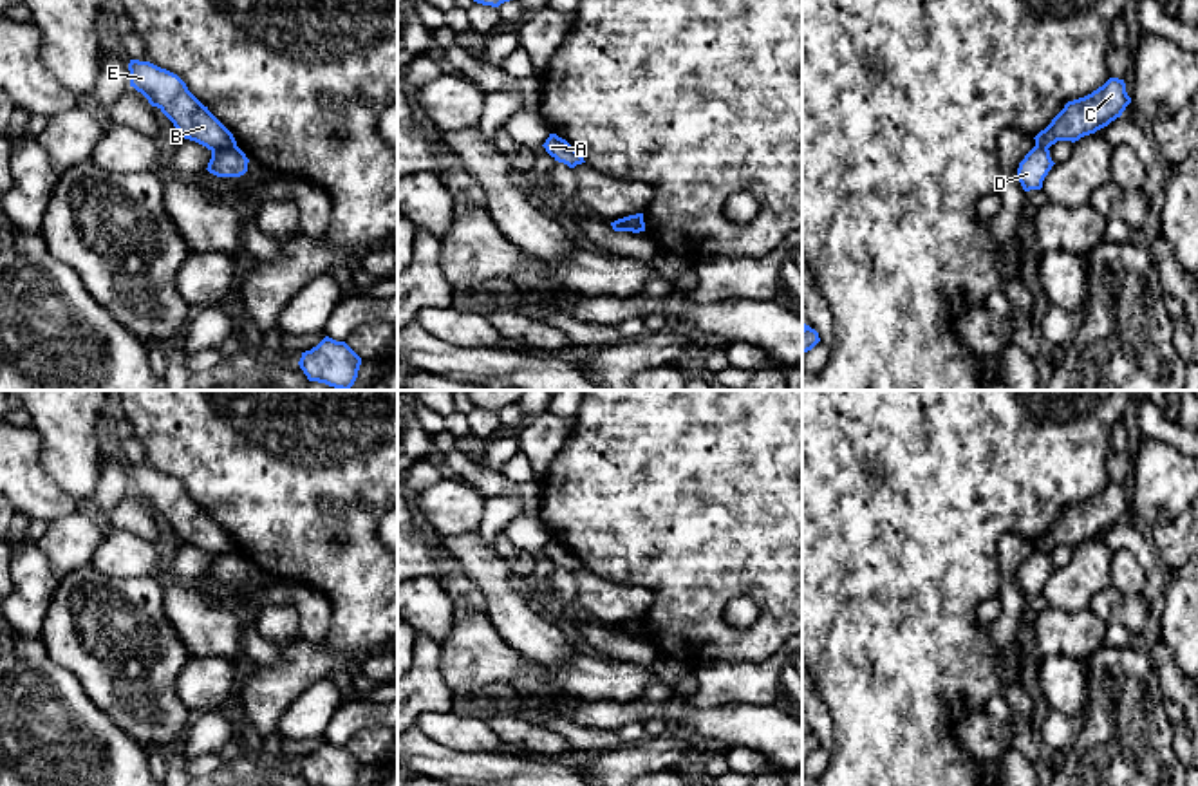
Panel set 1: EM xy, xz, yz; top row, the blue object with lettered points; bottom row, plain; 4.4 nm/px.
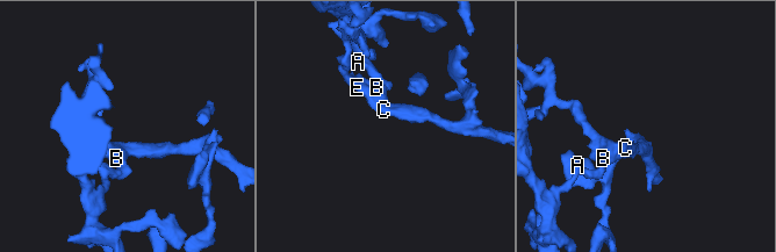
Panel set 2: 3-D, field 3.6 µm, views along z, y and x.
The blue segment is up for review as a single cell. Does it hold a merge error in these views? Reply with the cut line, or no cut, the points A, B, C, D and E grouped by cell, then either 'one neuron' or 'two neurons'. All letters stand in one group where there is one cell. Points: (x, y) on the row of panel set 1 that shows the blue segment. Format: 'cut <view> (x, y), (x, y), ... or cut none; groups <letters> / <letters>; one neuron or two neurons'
cut xy (235, 145), (212, 152); groups A D / B C E; two neurons

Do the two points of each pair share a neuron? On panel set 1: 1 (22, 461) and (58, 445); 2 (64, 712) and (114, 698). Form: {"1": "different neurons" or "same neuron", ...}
{"1": "different neurons", "2": "different neurons"}

